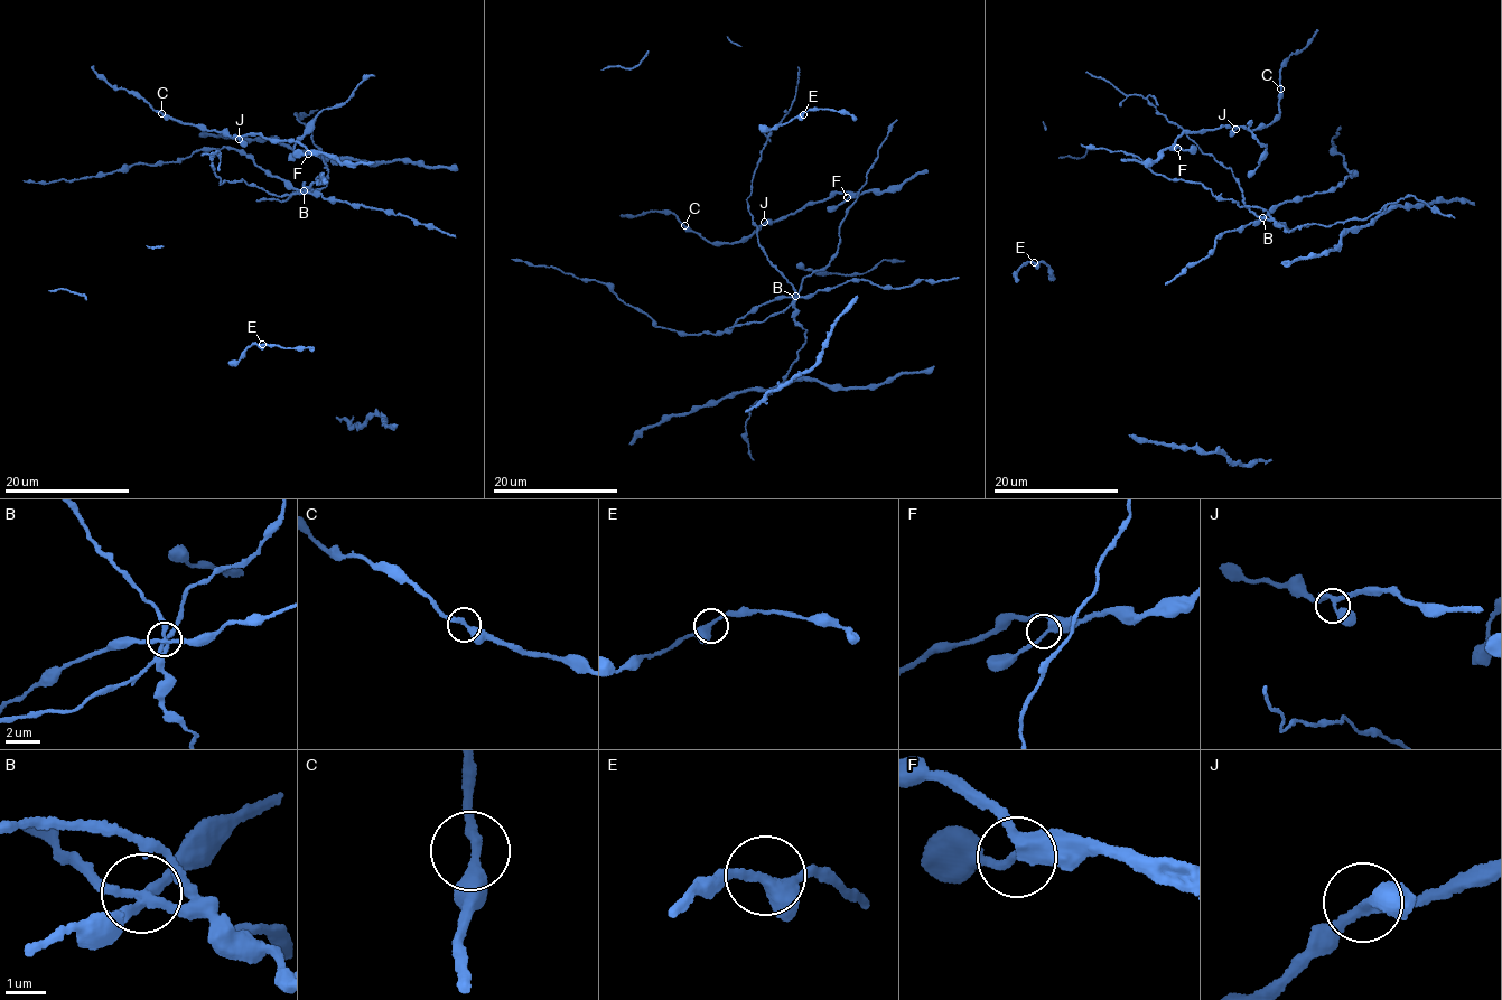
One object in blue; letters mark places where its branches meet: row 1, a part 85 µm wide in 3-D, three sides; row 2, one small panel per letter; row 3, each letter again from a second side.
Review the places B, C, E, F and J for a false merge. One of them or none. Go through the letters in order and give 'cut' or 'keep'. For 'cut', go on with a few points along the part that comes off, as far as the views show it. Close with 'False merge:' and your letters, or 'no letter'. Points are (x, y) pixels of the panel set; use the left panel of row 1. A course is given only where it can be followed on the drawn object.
B: cut
C: keep
E: keep
F: keep
J: keep
False merge: B

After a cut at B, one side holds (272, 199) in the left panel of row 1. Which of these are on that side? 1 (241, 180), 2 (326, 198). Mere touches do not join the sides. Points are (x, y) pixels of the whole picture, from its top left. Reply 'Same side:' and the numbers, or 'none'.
Same side: 1

